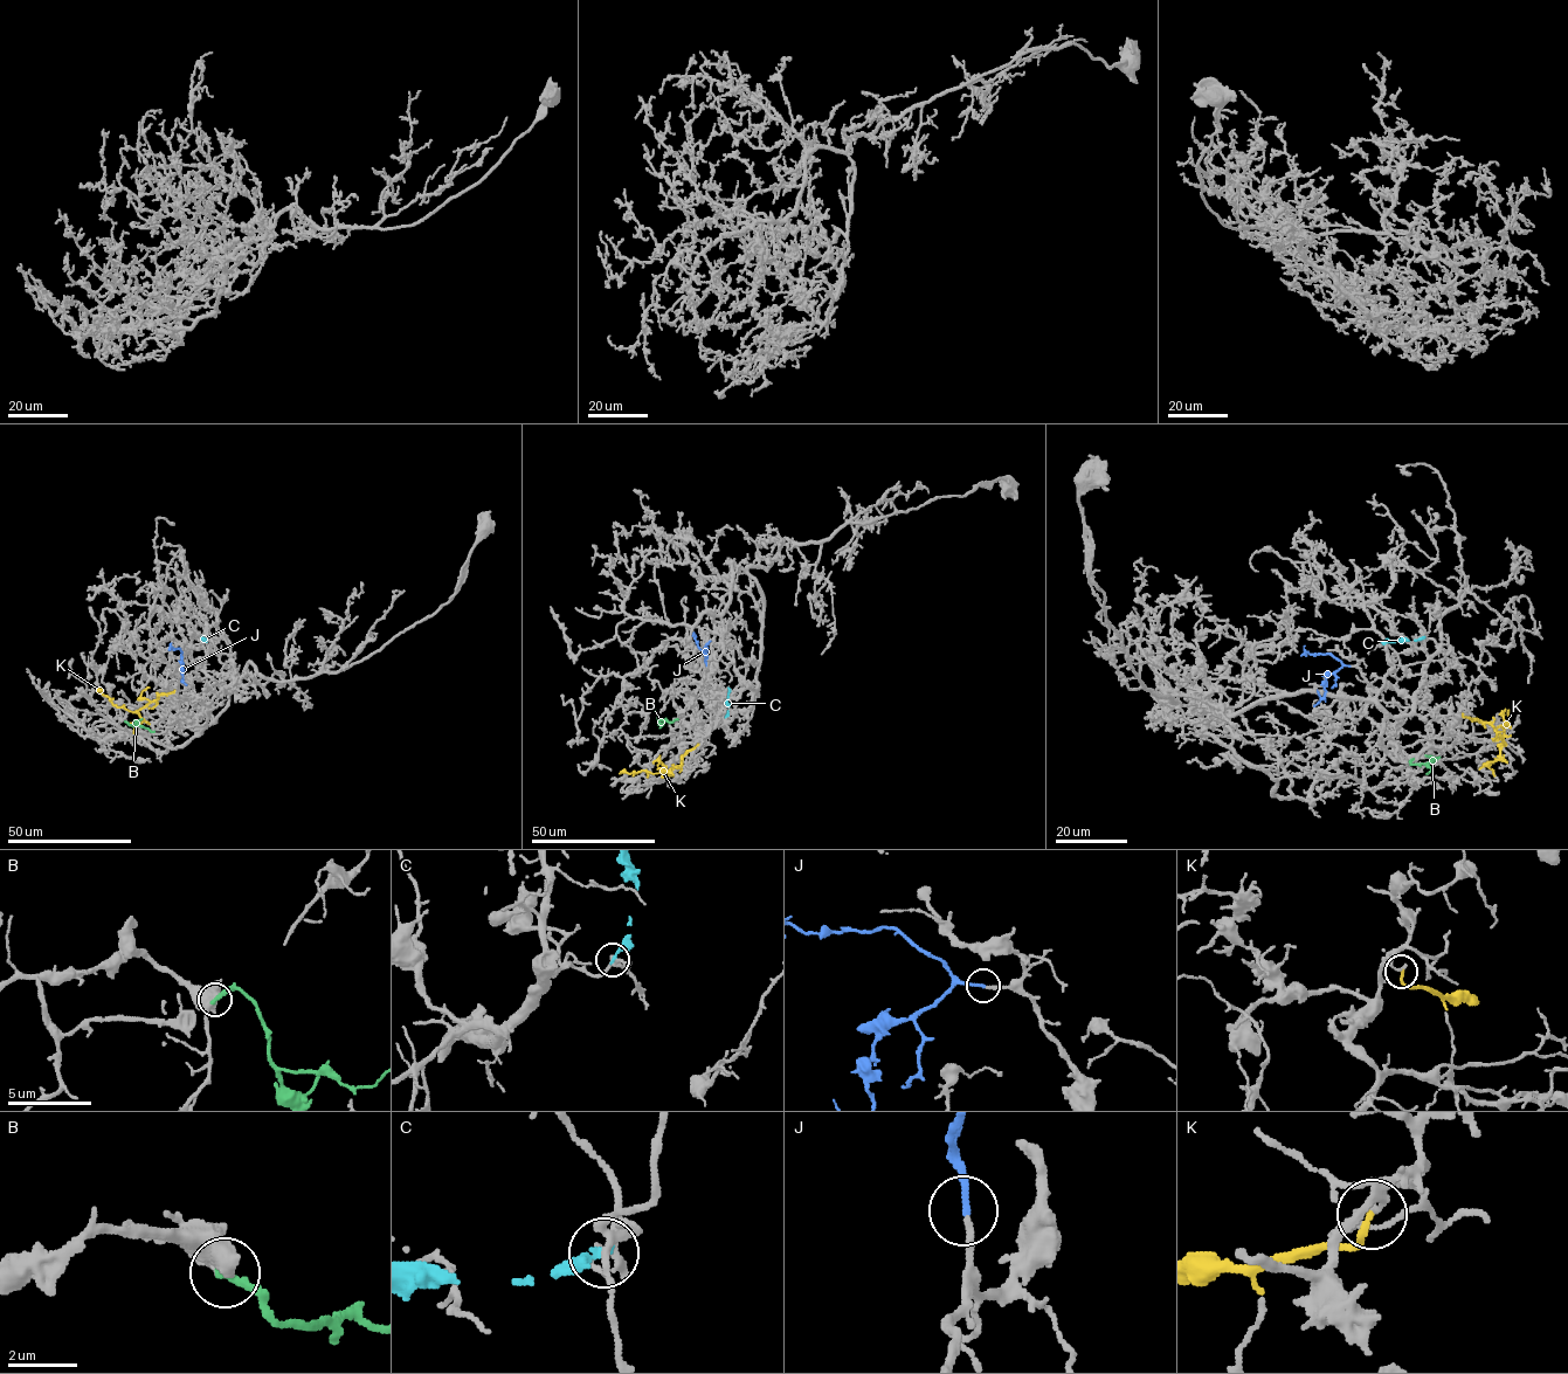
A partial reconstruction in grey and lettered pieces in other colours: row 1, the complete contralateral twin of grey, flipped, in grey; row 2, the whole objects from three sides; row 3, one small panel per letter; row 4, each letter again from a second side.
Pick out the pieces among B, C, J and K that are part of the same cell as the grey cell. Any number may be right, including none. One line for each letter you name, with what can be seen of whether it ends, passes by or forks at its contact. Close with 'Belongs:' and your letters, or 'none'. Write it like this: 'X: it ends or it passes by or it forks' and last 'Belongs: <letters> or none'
B: it ends
J: it ends
Belongs: B, J

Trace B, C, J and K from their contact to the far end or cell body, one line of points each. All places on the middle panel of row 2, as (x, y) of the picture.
B: (649, 709), (653, 708), (661, 719), (678, 719)
C: (725, 717), (727, 688)
J: (706, 665), (705, 650), (710, 641)
K: (698, 744), (685, 754), (679, 766), (668, 771), (619, 773)

